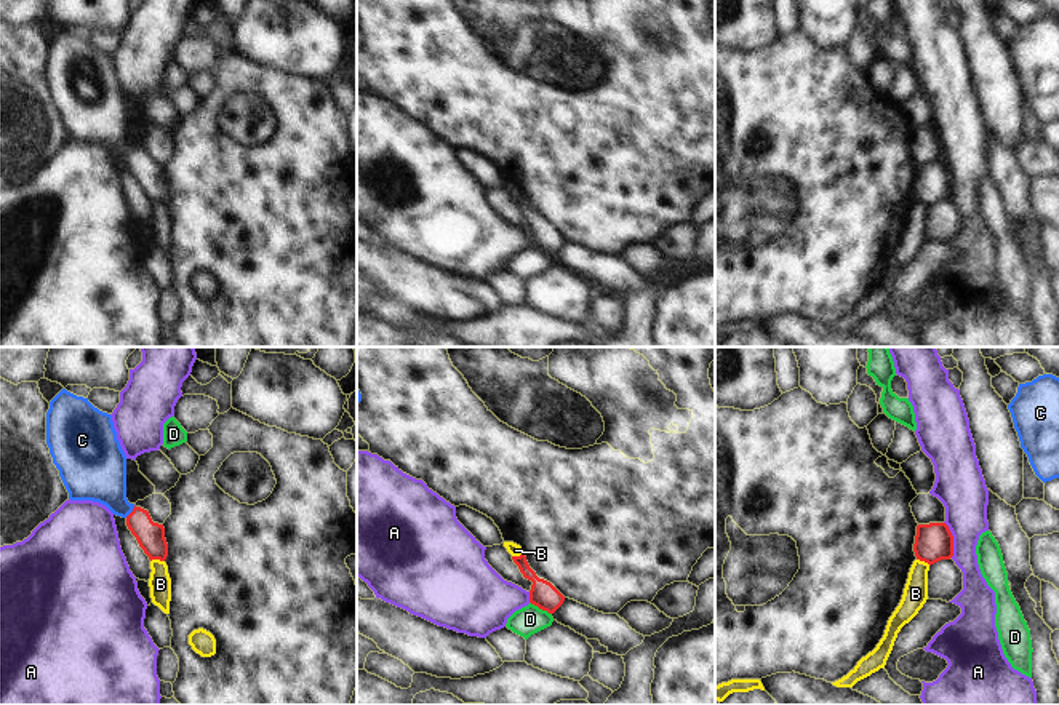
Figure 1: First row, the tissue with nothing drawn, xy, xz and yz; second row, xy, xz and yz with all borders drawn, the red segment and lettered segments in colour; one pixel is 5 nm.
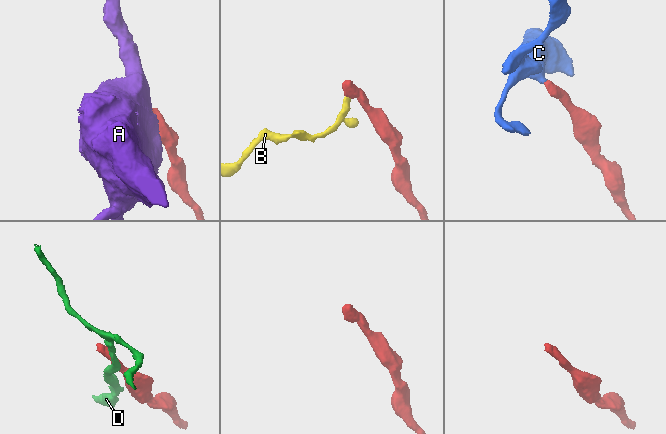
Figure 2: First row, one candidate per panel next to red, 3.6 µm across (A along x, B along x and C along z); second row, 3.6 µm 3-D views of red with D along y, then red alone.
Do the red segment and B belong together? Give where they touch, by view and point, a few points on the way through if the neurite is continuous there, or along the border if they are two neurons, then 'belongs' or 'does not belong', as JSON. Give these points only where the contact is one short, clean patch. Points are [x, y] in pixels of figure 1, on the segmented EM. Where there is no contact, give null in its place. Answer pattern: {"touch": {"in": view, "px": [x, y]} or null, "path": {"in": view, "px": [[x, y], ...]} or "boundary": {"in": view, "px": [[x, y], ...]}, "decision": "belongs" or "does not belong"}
{"touch": {"in": "xy", "px": [157, 558]}, "boundary": {"in": "xy", "px": [[163, 560], [151, 561]]}, "decision": "does not belong"}

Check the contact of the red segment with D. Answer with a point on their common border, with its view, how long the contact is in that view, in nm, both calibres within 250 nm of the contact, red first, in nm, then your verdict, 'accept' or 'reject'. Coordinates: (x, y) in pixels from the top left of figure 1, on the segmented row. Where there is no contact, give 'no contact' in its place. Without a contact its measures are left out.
xz (541, 608) | 130 nm | 140/140 nm | reject

